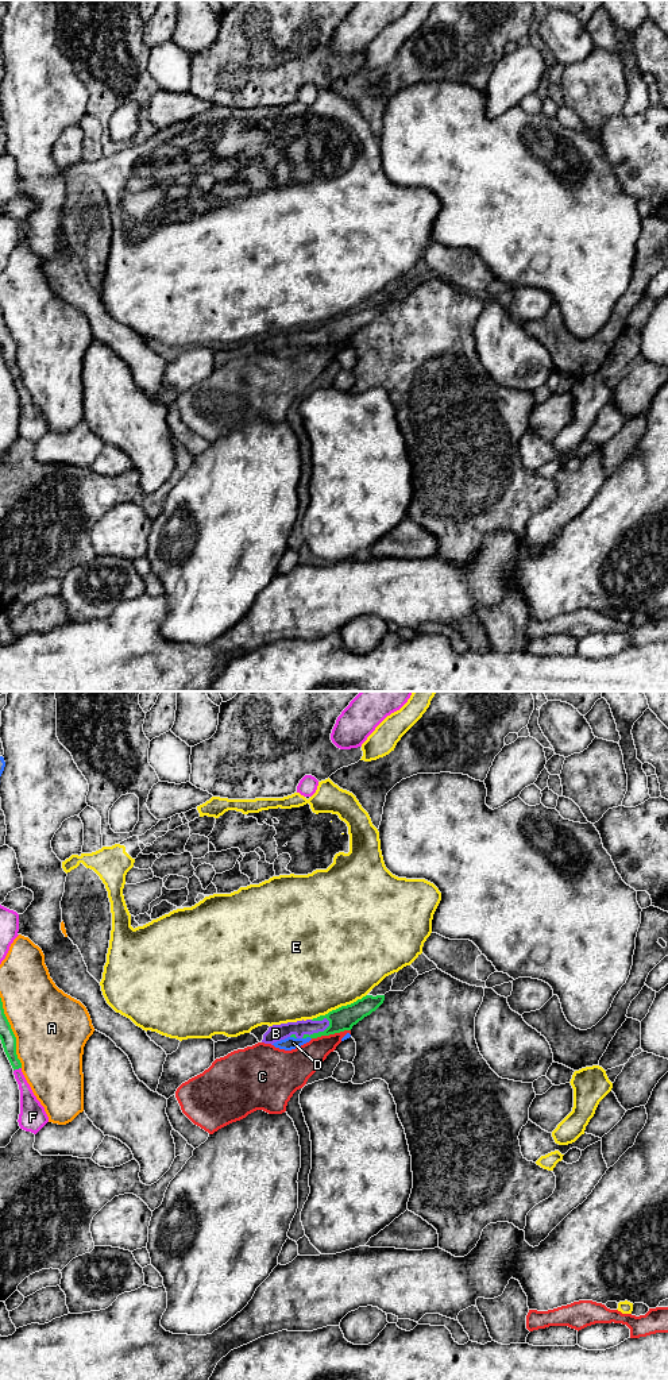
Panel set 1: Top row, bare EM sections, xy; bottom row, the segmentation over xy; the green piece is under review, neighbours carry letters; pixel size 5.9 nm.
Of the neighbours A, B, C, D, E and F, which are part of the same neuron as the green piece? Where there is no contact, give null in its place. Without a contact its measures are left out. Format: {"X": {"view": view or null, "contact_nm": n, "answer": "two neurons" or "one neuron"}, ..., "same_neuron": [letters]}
{"A": {"view": "xy", "contact_nm": 440, "answer": "two neurons"}, "B": {"view": "xy", "contact_nm": 200, "answer": "one neuron"}, "C": {"view": "xy", "contact_nm": 240, "answer": "two neurons"}, "D": {"view": "xy", "contact_nm": 60, "answer": "two neurons"}, "E": {"view": "xy", "contact_nm": 360, "answer": "two neurons"}, "F": {"view": "xy", "contact_nm": 50, "answer": "two neurons"}, "same_neuron": ["B"]}

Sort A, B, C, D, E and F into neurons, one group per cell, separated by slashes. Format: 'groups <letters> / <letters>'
groups A / B / C / D / E / F

